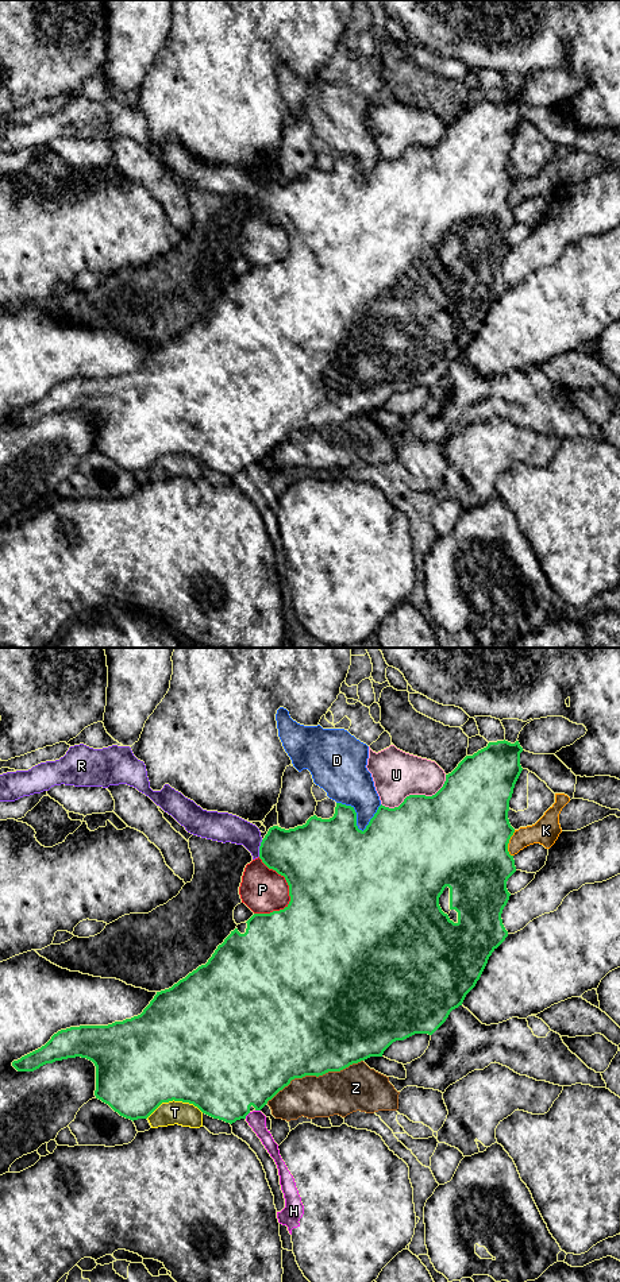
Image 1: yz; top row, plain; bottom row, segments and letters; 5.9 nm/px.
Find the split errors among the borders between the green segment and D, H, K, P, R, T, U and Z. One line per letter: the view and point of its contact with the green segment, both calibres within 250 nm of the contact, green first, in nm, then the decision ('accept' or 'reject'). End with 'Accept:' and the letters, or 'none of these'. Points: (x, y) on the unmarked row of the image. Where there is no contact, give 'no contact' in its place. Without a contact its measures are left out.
D: yz (355, 177) | 480/260 nm | reject
H: yz (247, 466) | 460/110 nm | reject
K: yz (508, 194) | 500/160 nm | reject
P: yz (287, 234) | 500/260 nm | reject
R: yz (260, 200) | 320/180 nm | accept
T: yz (174, 452) | 500/140 nm | reject
U: yz (416, 147) | 480/280 nm | reject
Z: yz (314, 427) | 500/260 nm | reject
Accept: R

